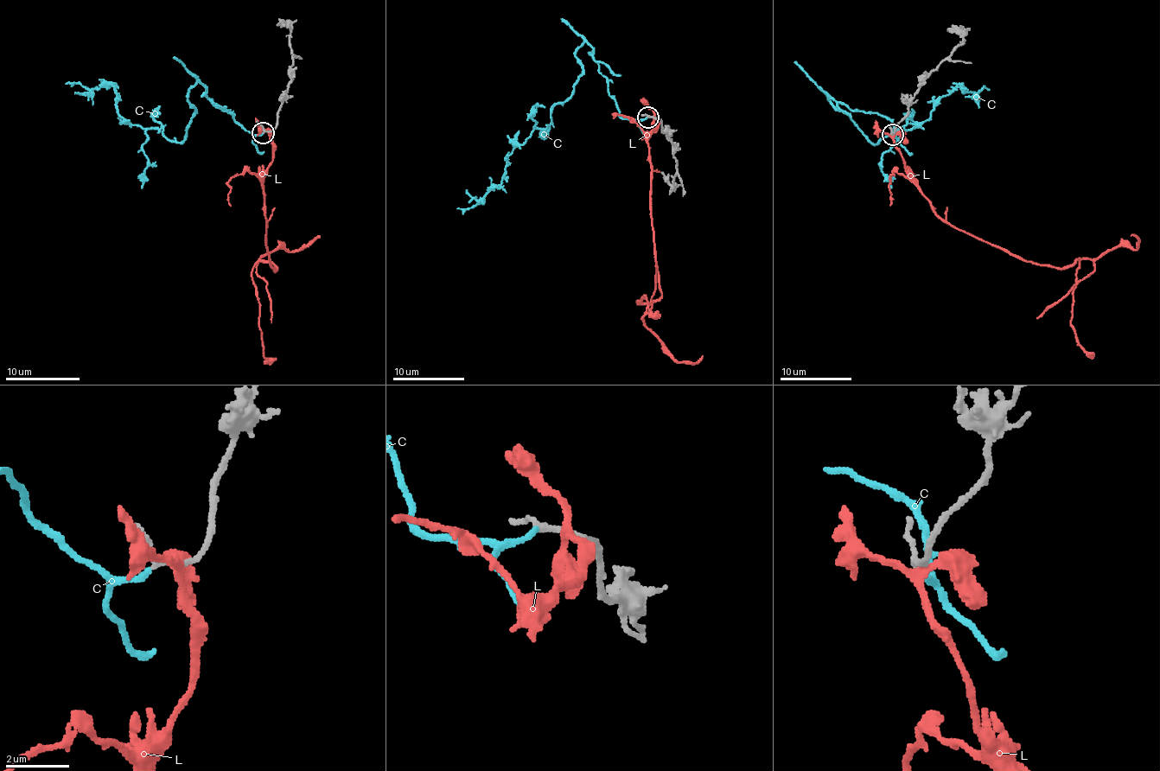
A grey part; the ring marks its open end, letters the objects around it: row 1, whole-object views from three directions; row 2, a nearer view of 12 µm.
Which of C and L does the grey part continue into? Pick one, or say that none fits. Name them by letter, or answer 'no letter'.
C

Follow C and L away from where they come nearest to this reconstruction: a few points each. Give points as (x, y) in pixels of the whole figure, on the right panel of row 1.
C: (892, 134), (890, 122), (852, 111), (817, 86), (872, 143), (919, 127), (959, 87), (984, 87)
L: (892, 134), (914, 184), (944, 220), (1024, 259), (1061, 269), (1079, 259), (1071, 326), (1076, 342), (1091, 354)

